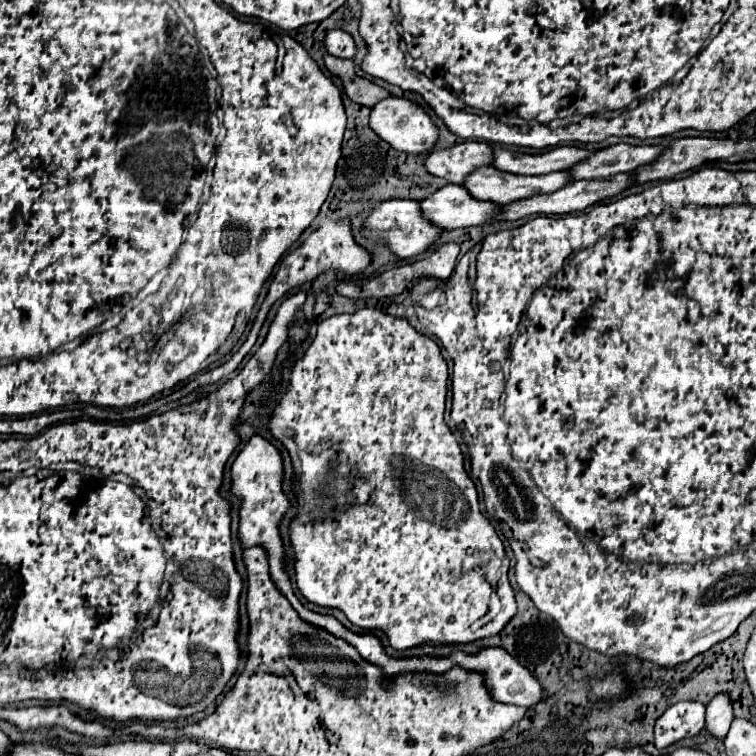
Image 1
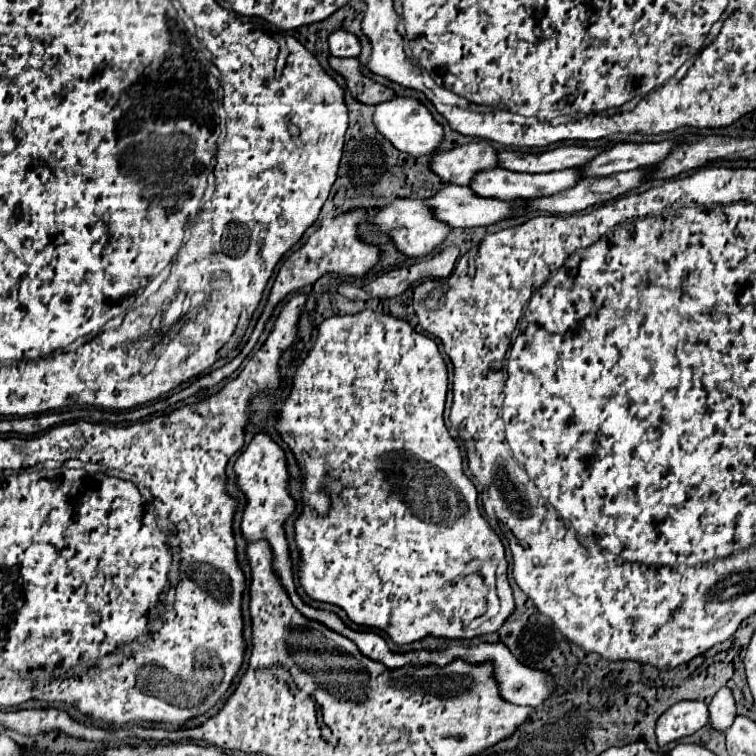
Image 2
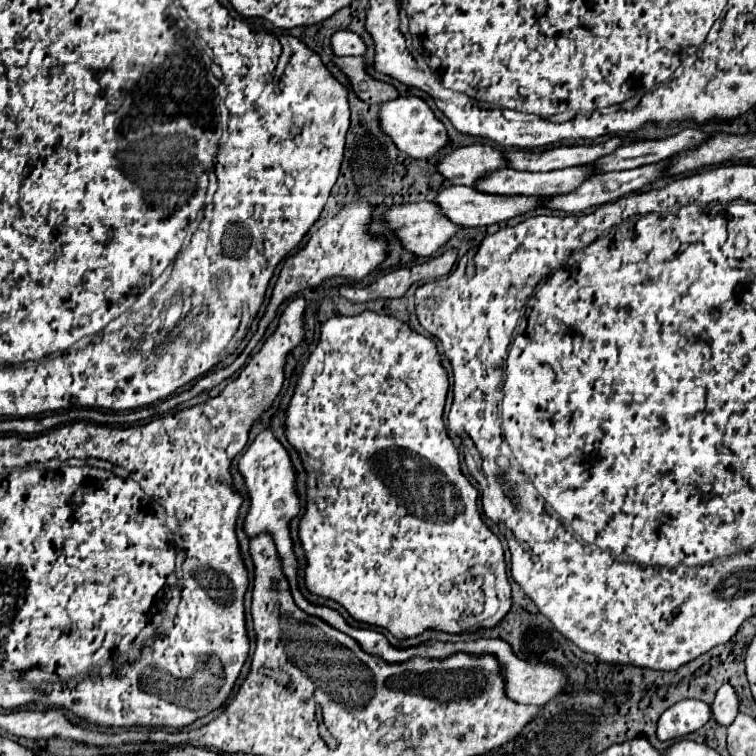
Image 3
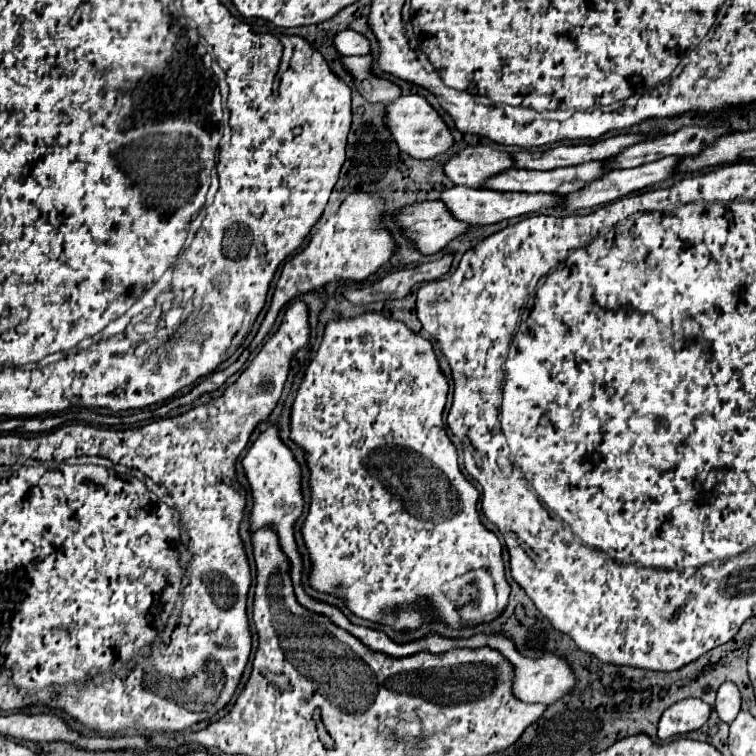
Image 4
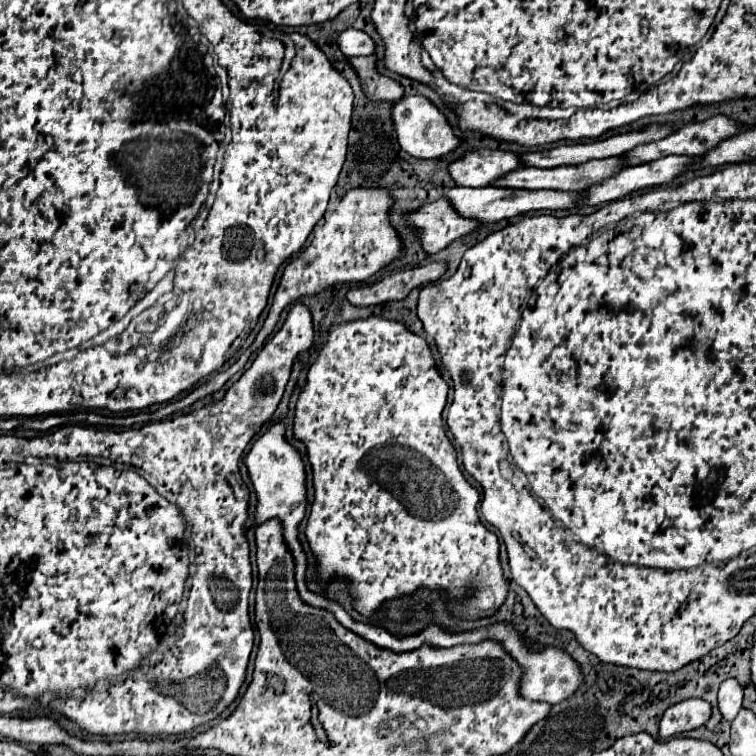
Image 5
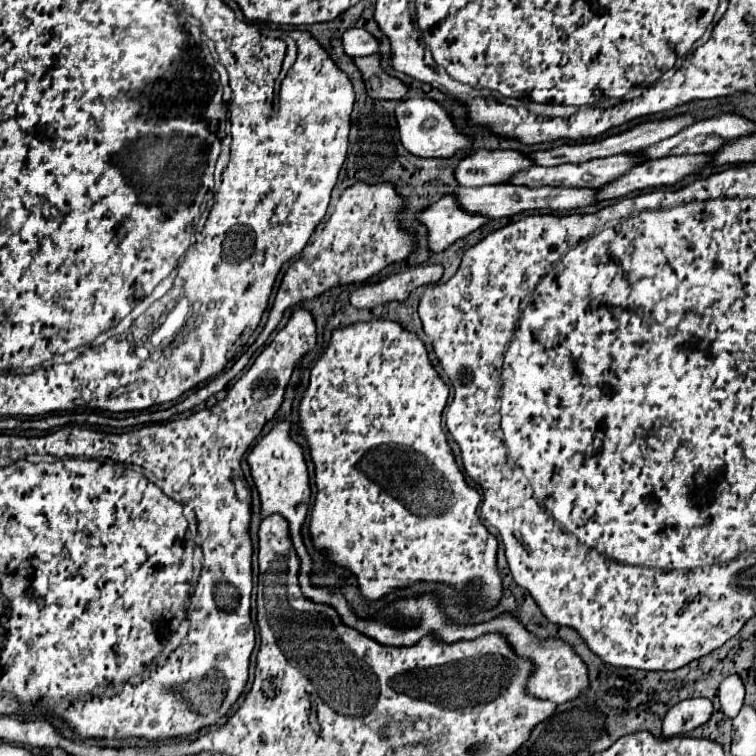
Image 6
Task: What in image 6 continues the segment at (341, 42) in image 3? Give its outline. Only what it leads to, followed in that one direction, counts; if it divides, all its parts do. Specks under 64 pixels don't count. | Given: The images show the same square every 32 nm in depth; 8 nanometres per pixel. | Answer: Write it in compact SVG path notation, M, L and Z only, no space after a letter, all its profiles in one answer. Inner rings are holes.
M350 28L344 32L342 36L342 44L344 44L344 52L352 58L356 56L370 56L378 52L378 40L374 36L370 36L366 30L362 28Z

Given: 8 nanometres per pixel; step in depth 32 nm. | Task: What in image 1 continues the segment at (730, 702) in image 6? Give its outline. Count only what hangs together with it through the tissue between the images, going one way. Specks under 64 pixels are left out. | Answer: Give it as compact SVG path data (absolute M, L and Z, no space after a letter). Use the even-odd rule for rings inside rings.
M718 694L706 708L704 730L716 740L724 740L732 720L734 720L734 716L732 716L730 698L726 694Z

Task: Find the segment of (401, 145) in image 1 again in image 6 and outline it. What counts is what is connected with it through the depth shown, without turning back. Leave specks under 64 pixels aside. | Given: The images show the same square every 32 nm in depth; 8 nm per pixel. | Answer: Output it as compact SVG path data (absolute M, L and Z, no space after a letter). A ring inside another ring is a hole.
M404 98L404 102L400 102L396 106L396 124L398 124L398 134L400 134L400 142L404 144L404 148L408 152L412 152L414 156L420 158L436 158L436 156L446 156L448 154L456 154L462 148L468 148L472 142L468 136L464 136L462 132L458 132L450 120L450 116L446 114L446 110L436 104L430 98Z

